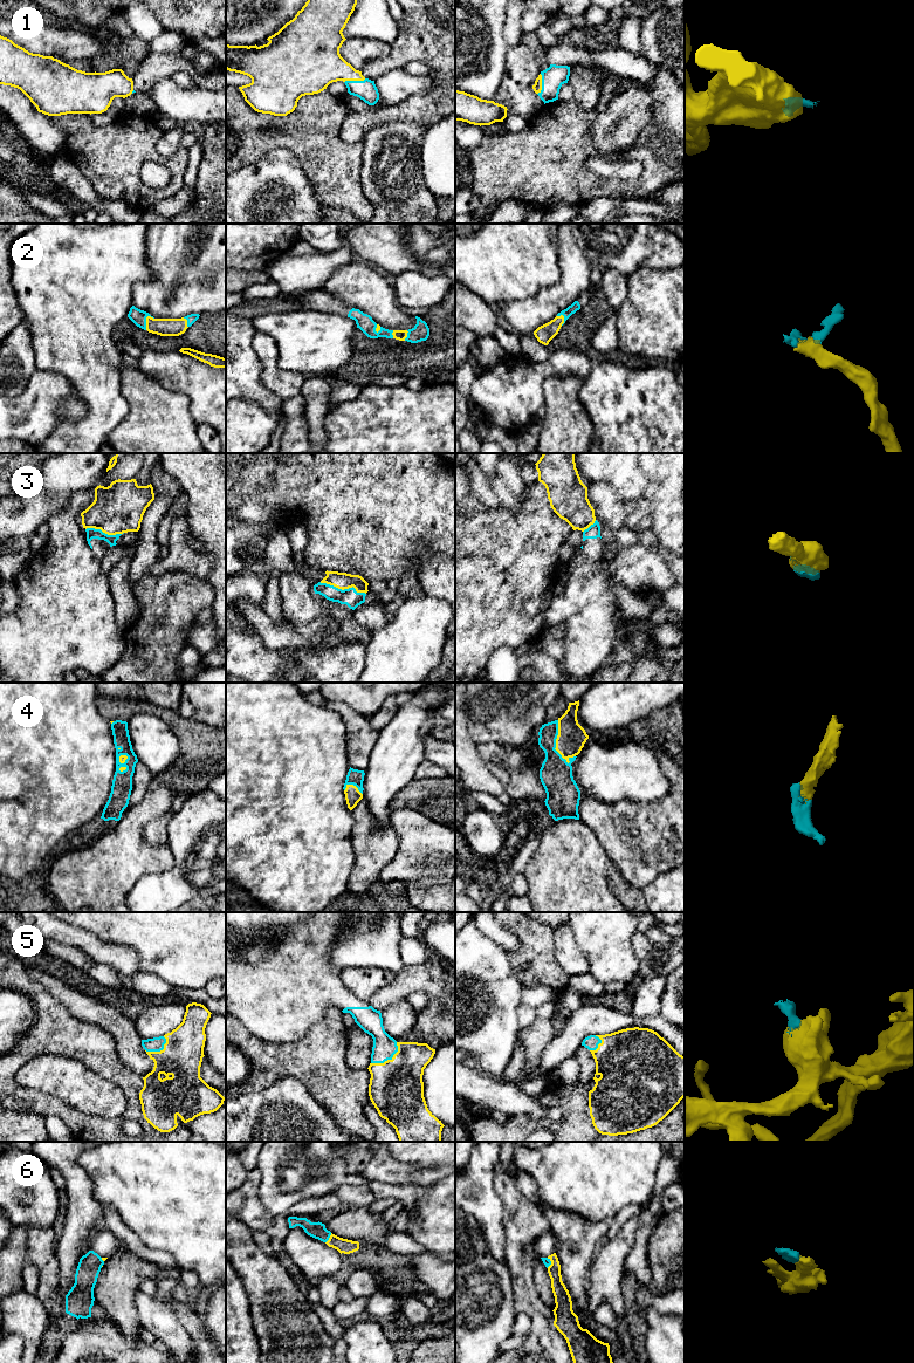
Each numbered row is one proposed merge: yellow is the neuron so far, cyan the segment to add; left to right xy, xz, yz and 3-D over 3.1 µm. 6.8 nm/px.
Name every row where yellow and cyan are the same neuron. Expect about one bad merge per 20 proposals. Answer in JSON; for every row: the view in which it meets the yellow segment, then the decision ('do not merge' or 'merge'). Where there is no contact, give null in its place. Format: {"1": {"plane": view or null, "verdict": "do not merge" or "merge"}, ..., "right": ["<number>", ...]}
{"1": {"plane": "xz", "verdict": "merge"}, "2": {"plane": "xy", "verdict": "merge"}, "3": {"plane": "xz", "verdict": "merge"}, "4": {"plane": "yz", "verdict": "merge"}, "5": {"plane": "xz", "verdict": "merge"}, "6": {"plane": "xz", "verdict": "merge"}, "right": ["1", "2", "3", "4", "5", "6"]}

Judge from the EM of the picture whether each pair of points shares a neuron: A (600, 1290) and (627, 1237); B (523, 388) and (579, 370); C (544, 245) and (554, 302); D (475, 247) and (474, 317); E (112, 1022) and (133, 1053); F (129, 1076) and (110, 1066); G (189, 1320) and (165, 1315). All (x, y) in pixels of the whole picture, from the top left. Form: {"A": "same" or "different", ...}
{"A": "same", "B": "same", "C": "different", "D": "different", "E": "same", "F": "same", "G": "different"}

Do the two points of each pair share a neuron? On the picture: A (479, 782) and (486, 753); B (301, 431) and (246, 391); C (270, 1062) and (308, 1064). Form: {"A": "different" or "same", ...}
{"A": "different", "B": "different", "C": "same"}

